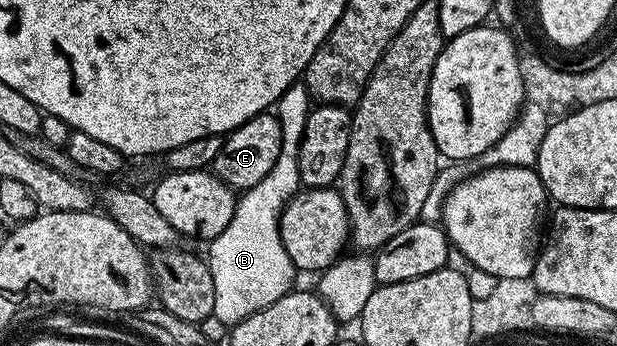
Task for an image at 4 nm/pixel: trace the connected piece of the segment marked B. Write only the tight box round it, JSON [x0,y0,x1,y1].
[207,84,311,327]

